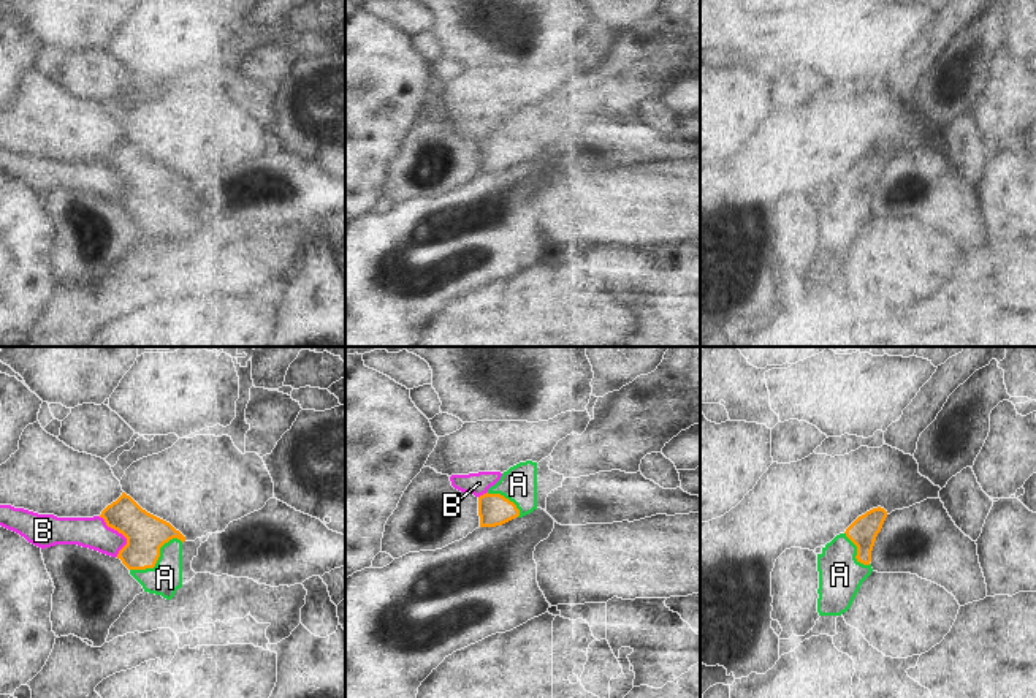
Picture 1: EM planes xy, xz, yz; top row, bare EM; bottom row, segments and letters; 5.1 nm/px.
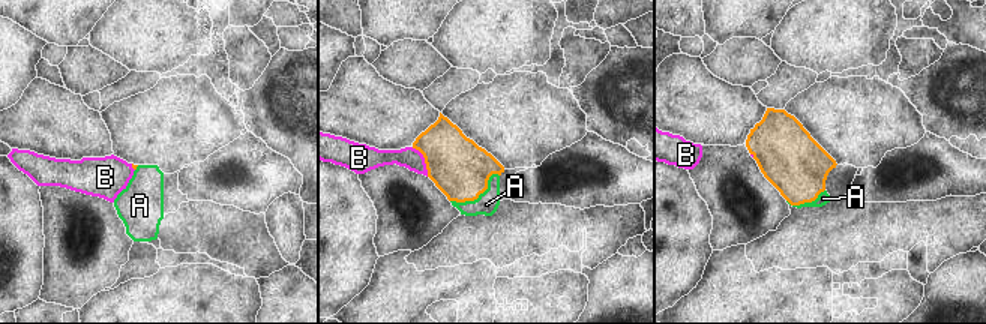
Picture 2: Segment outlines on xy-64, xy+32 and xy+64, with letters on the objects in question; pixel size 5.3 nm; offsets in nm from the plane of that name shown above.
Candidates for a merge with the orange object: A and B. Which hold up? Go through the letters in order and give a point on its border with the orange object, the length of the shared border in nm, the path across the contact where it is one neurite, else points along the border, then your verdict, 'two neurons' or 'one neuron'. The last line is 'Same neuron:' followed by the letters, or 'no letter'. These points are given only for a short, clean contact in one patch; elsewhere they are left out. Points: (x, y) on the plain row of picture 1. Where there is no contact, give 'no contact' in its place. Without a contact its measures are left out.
A: meets orange in xy at (159, 201); contact 300 nm long; runs through xy (146, 179), (159, 201), (159, 217), (165, 223); one neuron
B: meets orange in xy at (121, 178); contact 220 nm long; border along xy (99, 162), (125, 184), (125, 190), (118, 201); two neurons
Same neuron: A

